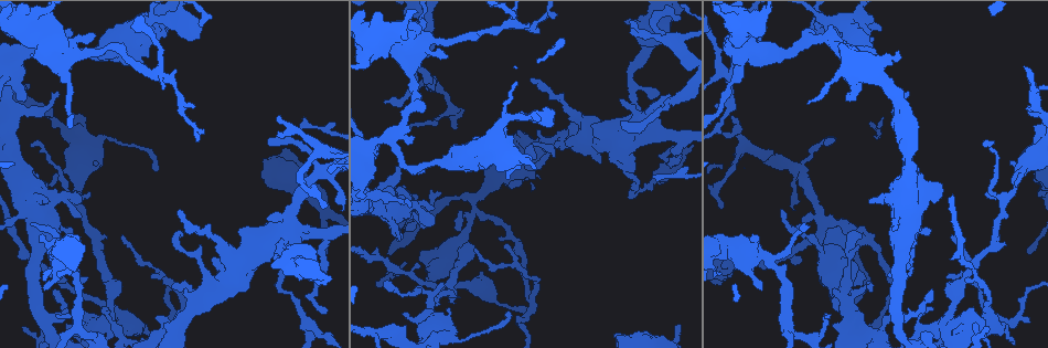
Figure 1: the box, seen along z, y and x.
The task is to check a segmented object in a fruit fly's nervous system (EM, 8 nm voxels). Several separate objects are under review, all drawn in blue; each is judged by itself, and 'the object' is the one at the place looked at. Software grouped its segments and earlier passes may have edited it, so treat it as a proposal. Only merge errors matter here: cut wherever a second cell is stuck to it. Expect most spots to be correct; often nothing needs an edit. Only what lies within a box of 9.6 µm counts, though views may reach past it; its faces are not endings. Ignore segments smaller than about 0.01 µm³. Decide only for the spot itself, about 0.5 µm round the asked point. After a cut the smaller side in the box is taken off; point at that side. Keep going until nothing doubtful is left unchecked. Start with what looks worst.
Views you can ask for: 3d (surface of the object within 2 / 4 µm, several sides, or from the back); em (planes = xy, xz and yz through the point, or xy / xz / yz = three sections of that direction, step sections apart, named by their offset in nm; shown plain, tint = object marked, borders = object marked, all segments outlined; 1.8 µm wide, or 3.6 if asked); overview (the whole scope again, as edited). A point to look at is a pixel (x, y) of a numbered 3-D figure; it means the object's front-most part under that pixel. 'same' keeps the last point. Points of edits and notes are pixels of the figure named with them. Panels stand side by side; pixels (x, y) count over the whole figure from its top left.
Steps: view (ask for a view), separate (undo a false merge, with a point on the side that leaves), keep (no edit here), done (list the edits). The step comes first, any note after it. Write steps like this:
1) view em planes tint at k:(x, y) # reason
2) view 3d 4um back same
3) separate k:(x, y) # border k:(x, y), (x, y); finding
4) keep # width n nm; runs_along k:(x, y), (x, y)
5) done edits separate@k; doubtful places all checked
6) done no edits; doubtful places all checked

view em 3.6um xy step 16 tint at 1:(424, 42)

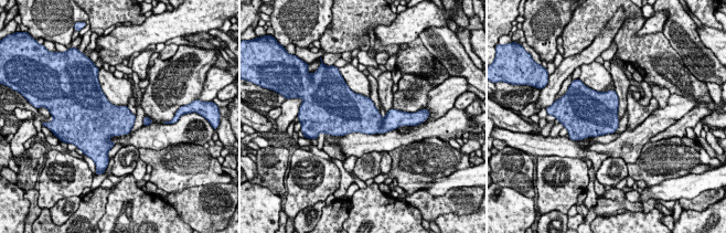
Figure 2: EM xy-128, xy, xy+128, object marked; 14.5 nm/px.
view em 3.6um planes tint same # another direction

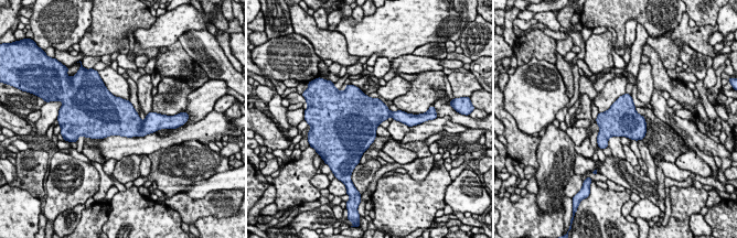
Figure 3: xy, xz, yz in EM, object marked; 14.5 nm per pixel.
keep # one cell here

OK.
view 3d 4um at 1:(725, 71) # a narrow waist

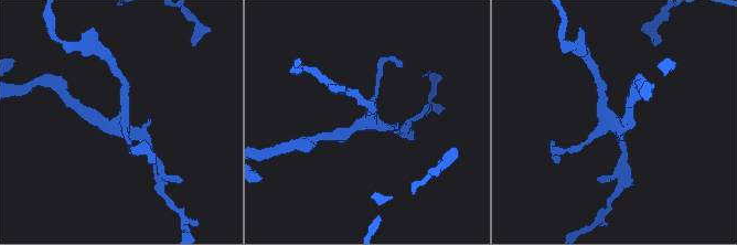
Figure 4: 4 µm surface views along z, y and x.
view em yz step 4 plain at 4:(121, 127) # need the tissue

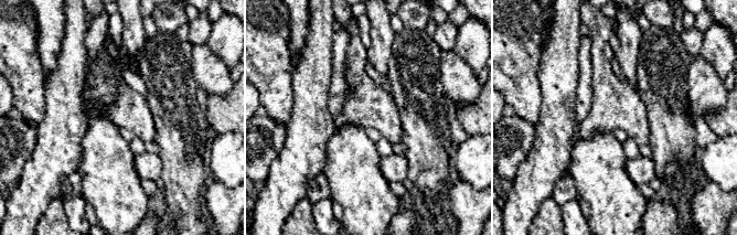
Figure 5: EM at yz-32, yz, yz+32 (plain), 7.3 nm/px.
view em yz step 4 tint same # where the object lies

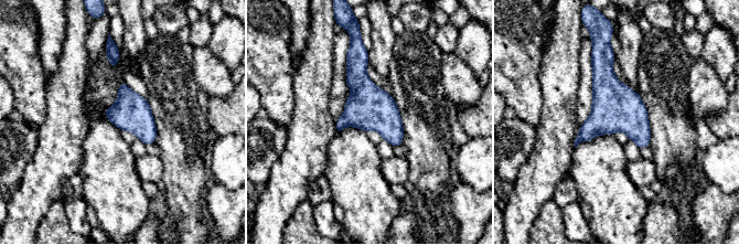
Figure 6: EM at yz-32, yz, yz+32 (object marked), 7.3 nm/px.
keep # continuous, no second cell

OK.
view em yz step 16 tint at 1:(1002, 198) # three arms meet

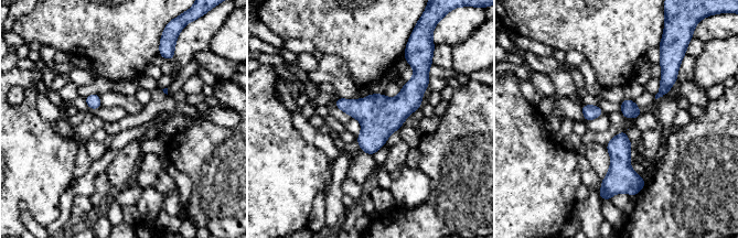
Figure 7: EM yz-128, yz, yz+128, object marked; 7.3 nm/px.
keep # continuous, no second cell

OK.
view 3d 4um at 1:(512, 154) # calibre changes

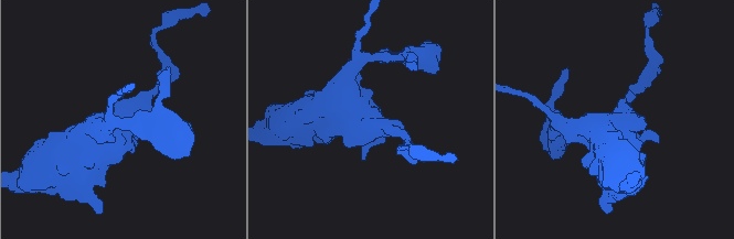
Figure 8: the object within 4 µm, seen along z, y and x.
view em planes tint at 8:(369, 123)

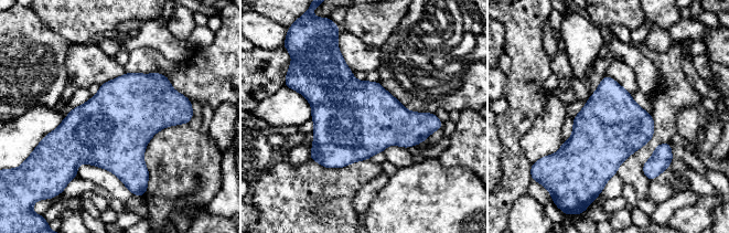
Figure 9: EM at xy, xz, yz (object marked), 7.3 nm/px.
keep # all the same cell

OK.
done no edits; doubtful places all checked

